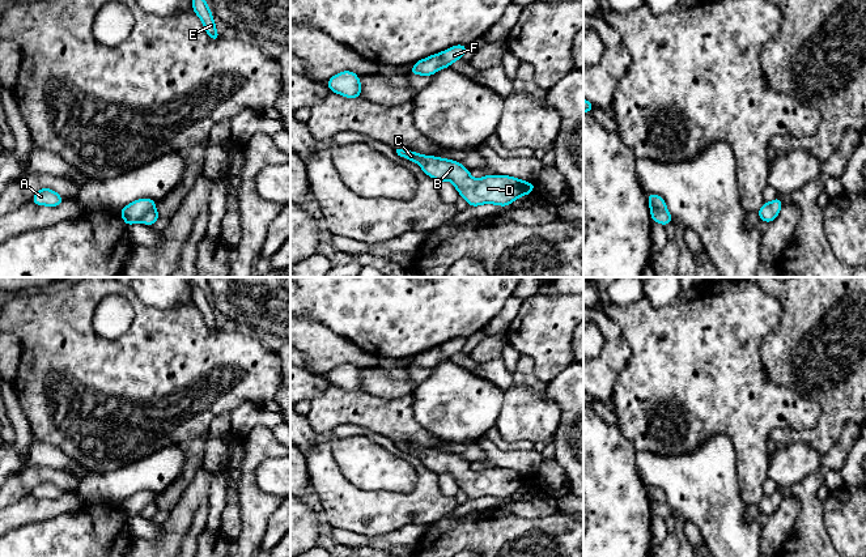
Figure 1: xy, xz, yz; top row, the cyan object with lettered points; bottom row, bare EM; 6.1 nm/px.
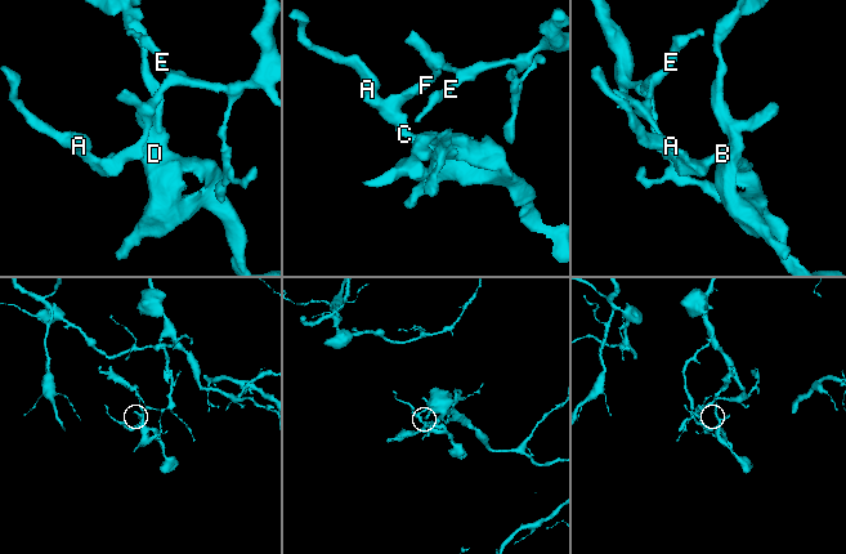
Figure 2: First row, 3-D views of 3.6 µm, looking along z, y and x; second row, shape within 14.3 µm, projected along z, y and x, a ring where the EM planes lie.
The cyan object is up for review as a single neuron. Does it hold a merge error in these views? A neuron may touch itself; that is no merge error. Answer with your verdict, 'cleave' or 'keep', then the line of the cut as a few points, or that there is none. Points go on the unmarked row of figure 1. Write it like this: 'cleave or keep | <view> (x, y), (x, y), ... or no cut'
cleave | xy (155, 500), (138, 513)

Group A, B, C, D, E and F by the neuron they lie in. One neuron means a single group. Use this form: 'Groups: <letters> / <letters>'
Groups: A B C D F / E

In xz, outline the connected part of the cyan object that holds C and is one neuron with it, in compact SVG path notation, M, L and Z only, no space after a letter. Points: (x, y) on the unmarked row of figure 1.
M396 442L396 446L416 455L434 473L450 473L470 499L481 497L506 499L513 497L519 489L530 488L534 481L536 482L535 476L527 476L509 468L489 467L480 472L472 471L470 463L458 454L423 448L404 442Z

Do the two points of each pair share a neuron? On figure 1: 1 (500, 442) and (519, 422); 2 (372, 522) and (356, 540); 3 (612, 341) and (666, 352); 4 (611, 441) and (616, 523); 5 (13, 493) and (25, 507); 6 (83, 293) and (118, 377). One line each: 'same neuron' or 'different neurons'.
1: different neurons
2: different neurons
3: different neurons
4: same neuron
5: different neurons
6: same neuron

